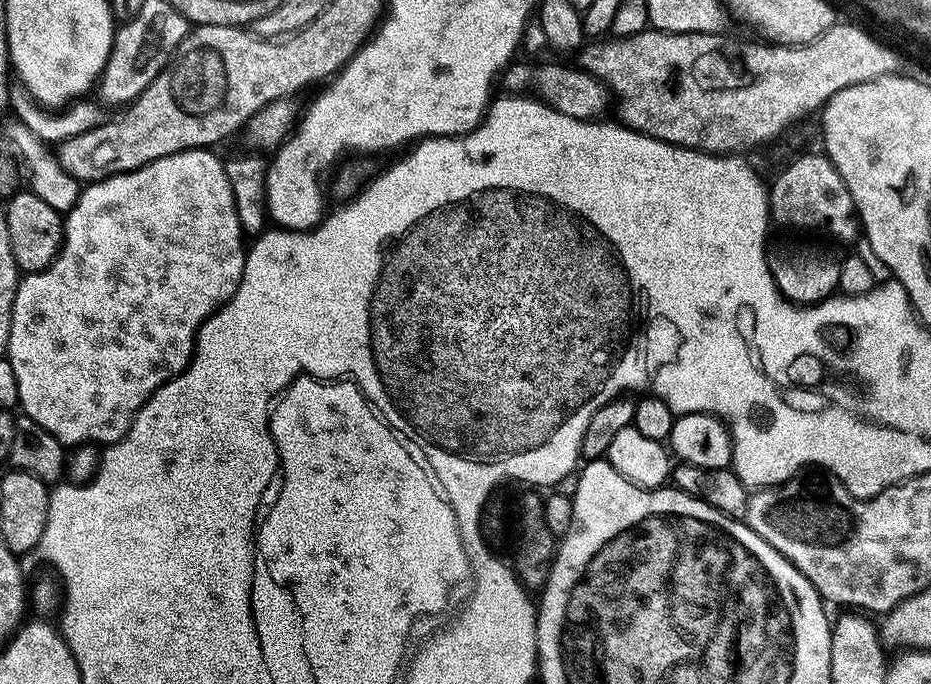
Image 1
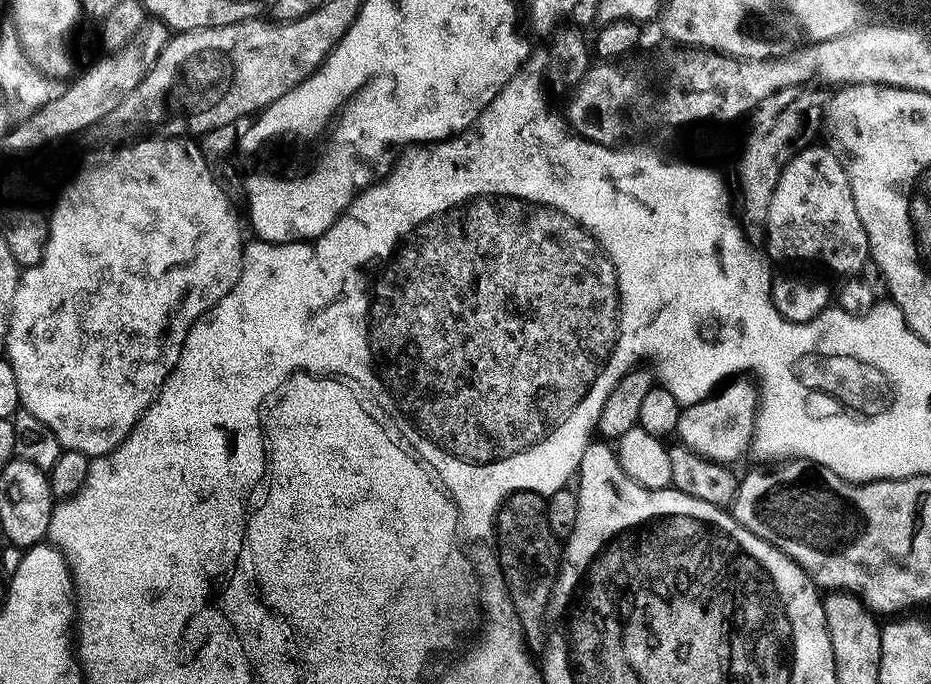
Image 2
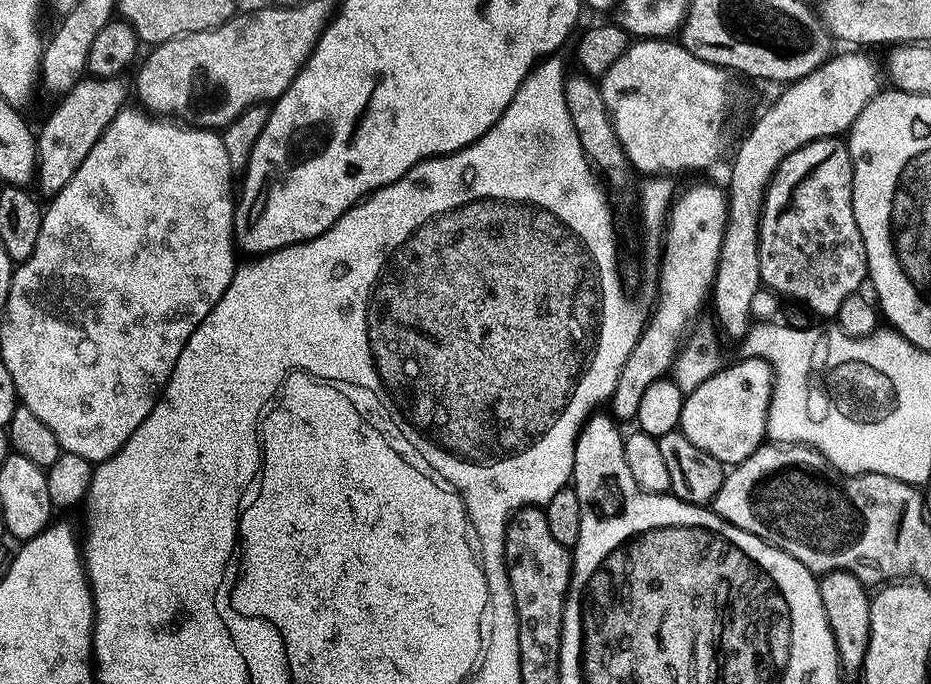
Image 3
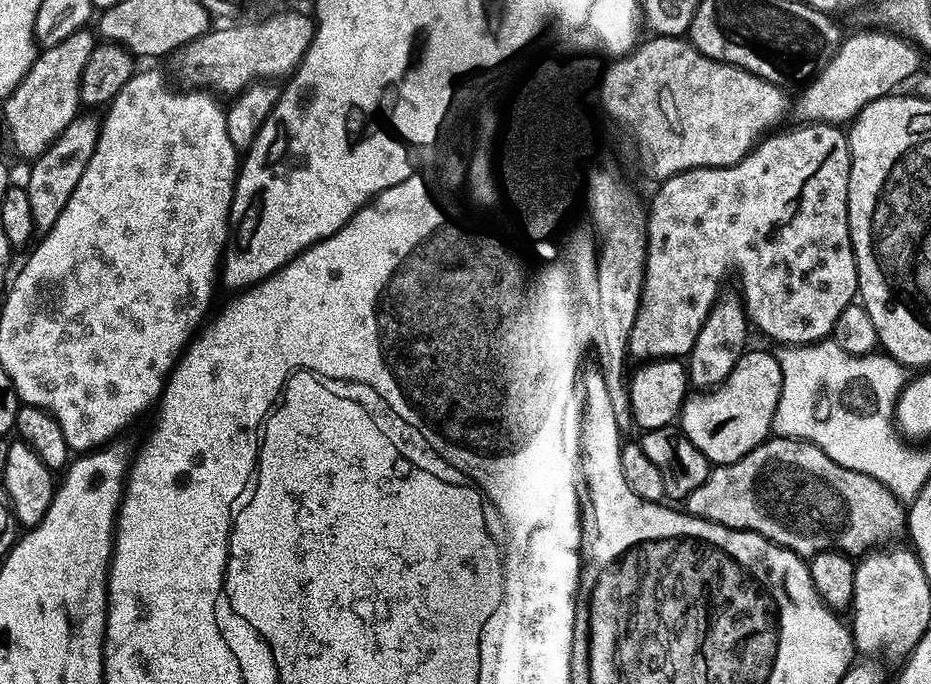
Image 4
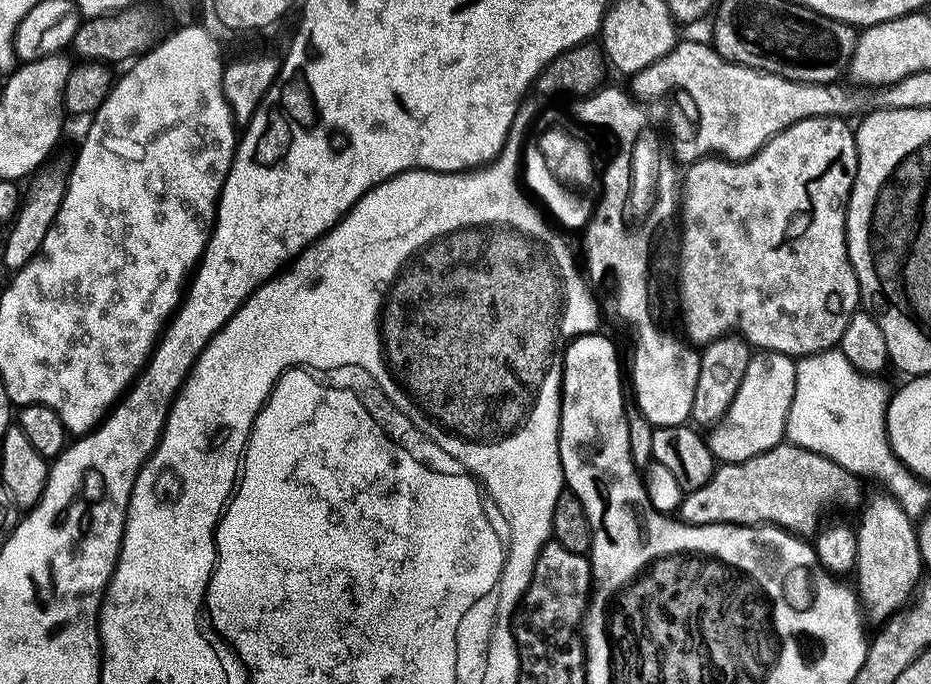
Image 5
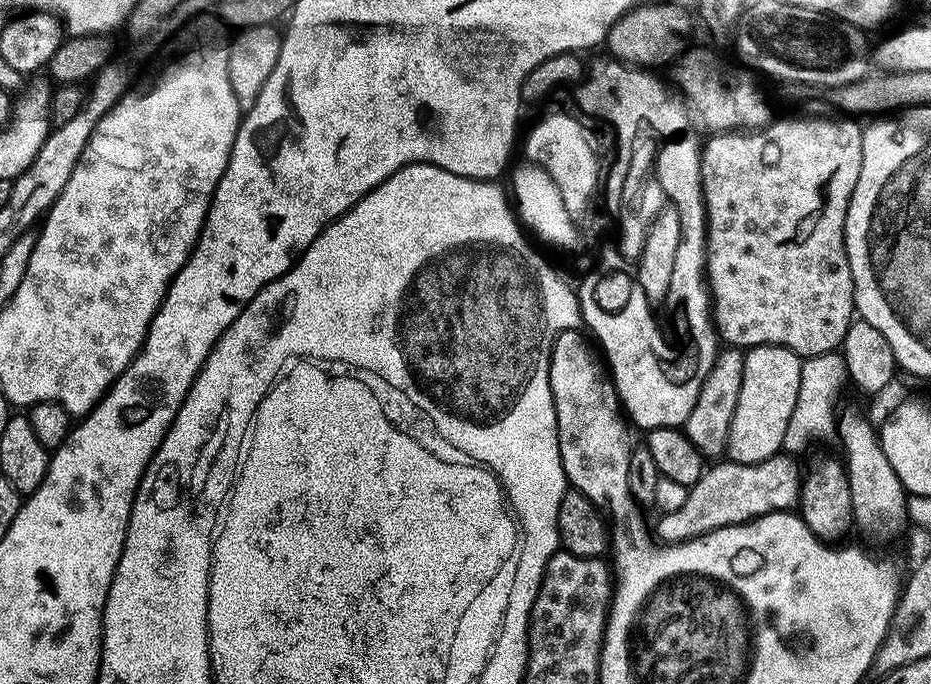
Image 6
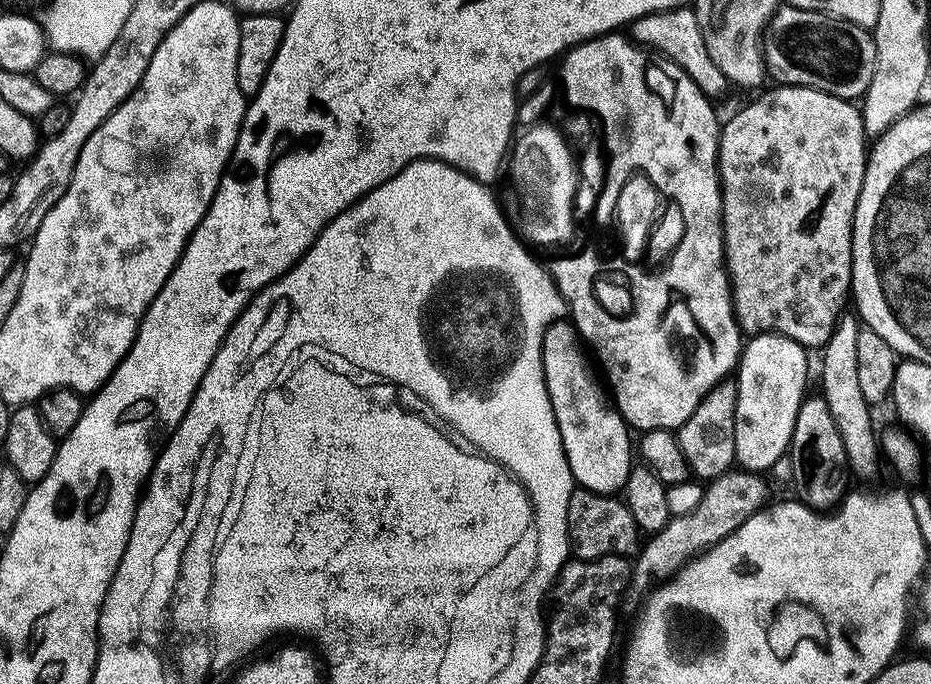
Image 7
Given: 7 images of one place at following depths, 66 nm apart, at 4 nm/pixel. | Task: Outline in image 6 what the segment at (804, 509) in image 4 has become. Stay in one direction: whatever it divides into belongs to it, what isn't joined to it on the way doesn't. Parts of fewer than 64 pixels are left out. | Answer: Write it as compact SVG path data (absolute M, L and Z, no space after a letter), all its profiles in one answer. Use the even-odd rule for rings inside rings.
M781 454L761 464L725 462L717 468L709 467L700 481L690 489L682 510L666 512L659 517L660 525L657 528L655 525L654 528L655 539L664 546L685 544L723 528L748 524L751 520L757 520L759 516L769 516L771 512L792 512L799 505L802 485L802 470L800 474L800 464L796 460L799 459L788 454Z

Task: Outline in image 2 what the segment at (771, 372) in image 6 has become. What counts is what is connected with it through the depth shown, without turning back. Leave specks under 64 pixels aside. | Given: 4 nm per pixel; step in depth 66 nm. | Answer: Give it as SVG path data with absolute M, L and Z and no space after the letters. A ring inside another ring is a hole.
M740 378L697 404L687 405L680 413L680 421L676 427L676 436L679 443L689 448L694 454L698 454L707 460L713 460L719 464L735 465L735 460L740 460L749 455L752 439L756 437L756 412L760 408L760 394L755 383L747 384L747 379Z

